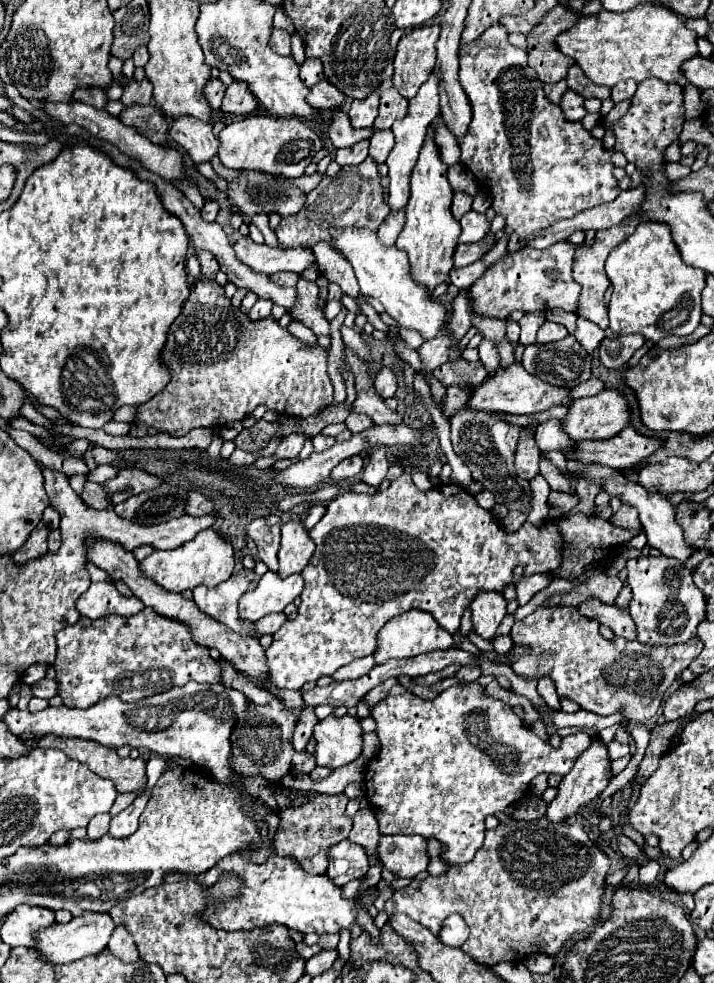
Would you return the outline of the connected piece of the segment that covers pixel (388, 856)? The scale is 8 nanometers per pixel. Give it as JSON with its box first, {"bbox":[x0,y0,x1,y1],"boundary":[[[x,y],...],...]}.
{"bbox":[379,835,431,879],"boundary":[[[381,835],[379,857],[385,869],[395,873],[397,877],[407,877],[407,879],[415,879],[417,873],[427,871],[431,861],[431,857],[427,855],[427,839],[419,835]]]}

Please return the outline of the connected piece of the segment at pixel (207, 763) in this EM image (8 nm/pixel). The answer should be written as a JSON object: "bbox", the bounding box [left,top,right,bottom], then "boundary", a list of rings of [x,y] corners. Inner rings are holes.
{"bbox":[1,683,273,811],"boundary":[[[187,683],[185,687],[179,687],[179,689],[169,689],[165,693],[157,693],[153,697],[147,697],[147,699],[141,699],[137,703],[125,703],[121,701],[119,697],[107,697],[103,701],[99,701],[99,705],[93,705],[91,709],[67,709],[65,705],[63,707],[49,707],[45,711],[39,711],[39,713],[29,713],[27,709],[21,711],[21,709],[9,709],[1,723],[7,725],[7,729],[15,735],[23,735],[23,733],[33,733],[37,737],[41,735],[63,735],[63,737],[83,737],[83,739],[91,739],[91,741],[97,741],[101,745],[107,745],[107,747],[123,747],[123,745],[129,745],[129,747],[145,747],[153,753],[159,753],[159,755],[165,755],[165,757],[181,757],[181,759],[191,759],[195,765],[207,769],[215,781],[219,781],[221,785],[225,785],[227,789],[231,789],[237,797],[243,799],[243,809],[251,811],[251,809],[267,809],[267,811],[273,811],[271,807],[265,805],[265,801],[261,801],[259,797],[253,797],[245,785],[239,785],[239,779],[243,779],[241,773],[237,773],[233,769],[233,759],[231,759],[231,731],[235,727],[235,721],[237,721],[237,713],[245,713],[247,711],[247,705],[249,705],[249,699],[237,691],[237,689],[227,689],[225,685],[199,685],[199,683]],[[203,699],[211,699],[211,703],[207,705],[207,701],[203,703]]]}

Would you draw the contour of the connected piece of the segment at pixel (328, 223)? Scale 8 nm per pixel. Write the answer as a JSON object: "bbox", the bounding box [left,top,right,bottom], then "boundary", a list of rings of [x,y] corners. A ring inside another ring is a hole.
{"bbox":[275,157,389,249],"boundary":[[[367,157],[363,163],[355,167],[341,167],[341,171],[335,177],[323,177],[321,183],[305,195],[303,207],[291,215],[283,217],[281,223],[275,229],[275,235],[279,239],[279,247],[307,247],[313,249],[317,243],[325,241],[333,245],[331,229],[369,229],[377,231],[377,227],[385,221],[389,215],[389,205],[383,203],[383,187],[381,187],[381,175],[379,175],[379,163]]]}

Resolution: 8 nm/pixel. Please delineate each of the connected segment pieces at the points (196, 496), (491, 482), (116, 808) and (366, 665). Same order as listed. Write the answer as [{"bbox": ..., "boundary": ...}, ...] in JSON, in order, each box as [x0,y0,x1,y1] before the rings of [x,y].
[{"bbox":[185,491,213,515],"boundary":[[[191,491],[185,499],[185,513],[187,515],[205,515],[213,511],[213,503],[201,495],[199,491]]]},{"bbox":[451,413,531,515],"boundary":[[[457,413],[451,417],[451,443],[455,453],[465,461],[471,469],[473,479],[483,485],[483,489],[491,491],[499,503],[507,507],[507,511],[519,511],[529,515],[531,511],[531,487],[523,481],[513,467],[515,457],[515,441],[519,437],[519,425],[507,423],[505,419],[489,413]]]},{"bbox":[109,793,137,816],"boundary":[[[119,793],[116,797],[116,800],[113,804],[113,807],[110,809],[109,814],[111,816],[117,815],[121,810],[127,808],[133,801],[137,798],[137,794],[132,793]]]},{"bbox":[333,655,375,679],"boundary":[[[367,655],[367,657],[355,659],[349,665],[337,669],[333,679],[357,679],[357,677],[363,677],[363,673],[369,673],[371,667],[375,667],[375,661],[371,655]]]}]

